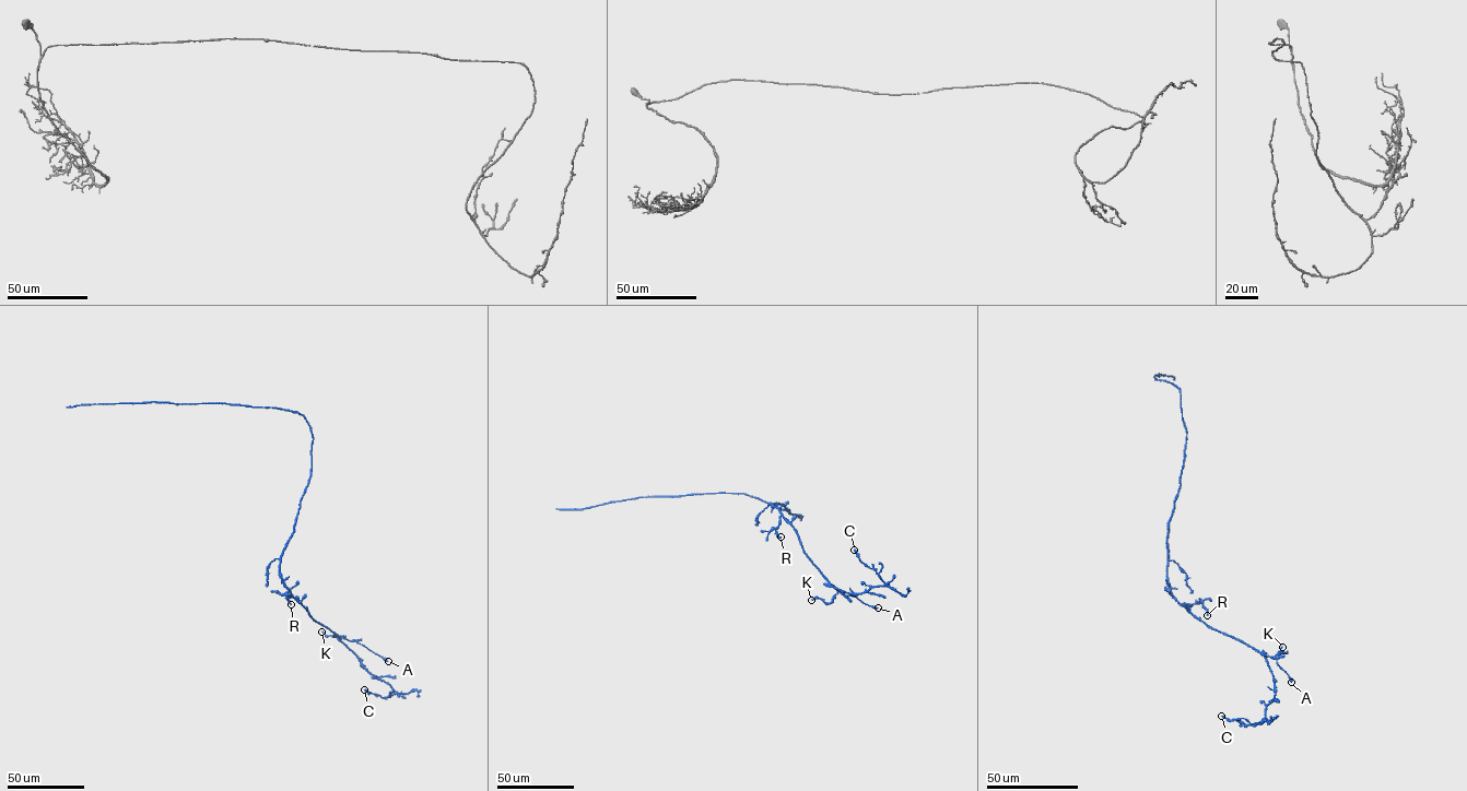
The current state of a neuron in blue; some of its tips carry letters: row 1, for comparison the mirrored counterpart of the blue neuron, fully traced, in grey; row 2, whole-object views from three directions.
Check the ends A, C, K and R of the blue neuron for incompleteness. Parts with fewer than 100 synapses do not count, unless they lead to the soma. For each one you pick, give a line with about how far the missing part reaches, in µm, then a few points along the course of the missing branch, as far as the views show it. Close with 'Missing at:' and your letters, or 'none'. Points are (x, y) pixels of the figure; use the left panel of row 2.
Missing at: none

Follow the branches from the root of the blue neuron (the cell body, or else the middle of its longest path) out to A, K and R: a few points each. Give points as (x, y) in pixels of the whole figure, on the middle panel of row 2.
A: (789, 511), (784, 505), (770, 504), (793, 527), (806, 555), (831, 583), (846, 595), (878, 607)
K: (789, 511), (784, 505), (770, 504), (793, 527), (806, 555), (837, 591), (829, 603), (819, 598), (811, 600)
R: (789, 511), (784, 505), (770, 504), (781, 514), (775, 529), (781, 536)

